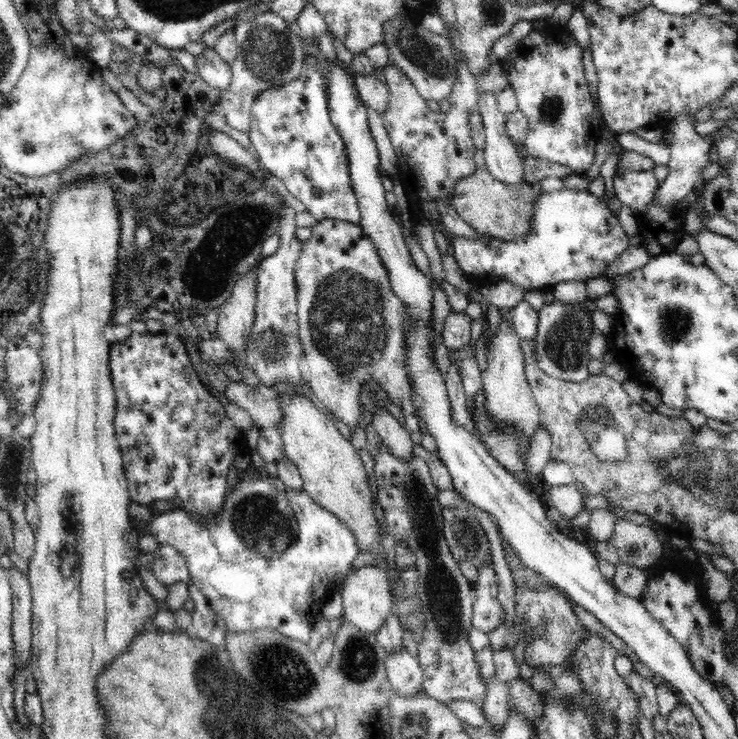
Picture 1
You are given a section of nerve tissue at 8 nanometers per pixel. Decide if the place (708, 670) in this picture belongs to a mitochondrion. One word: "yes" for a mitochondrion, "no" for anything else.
no

